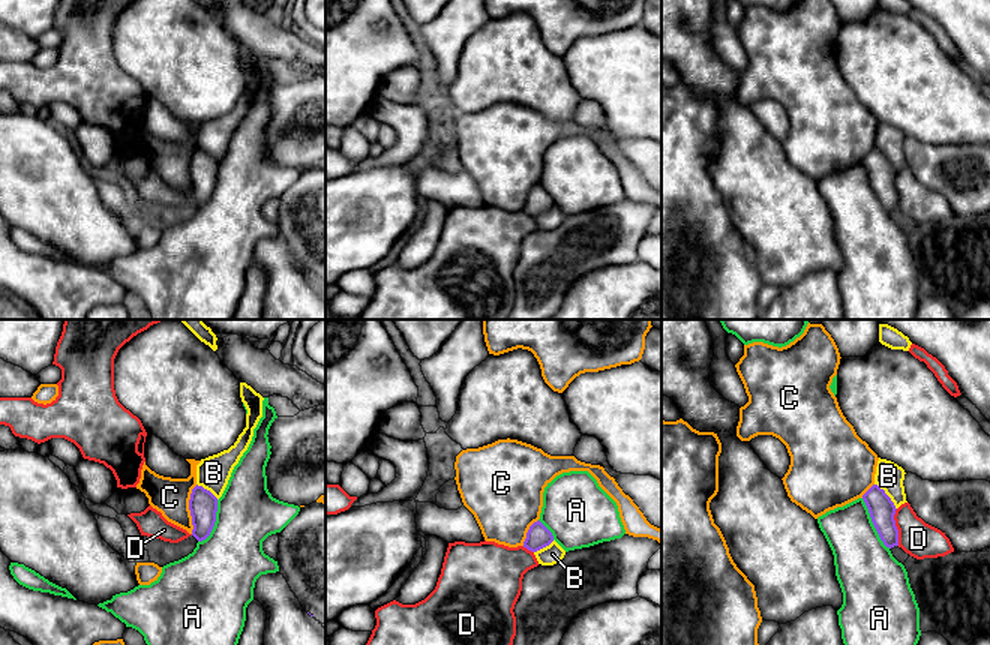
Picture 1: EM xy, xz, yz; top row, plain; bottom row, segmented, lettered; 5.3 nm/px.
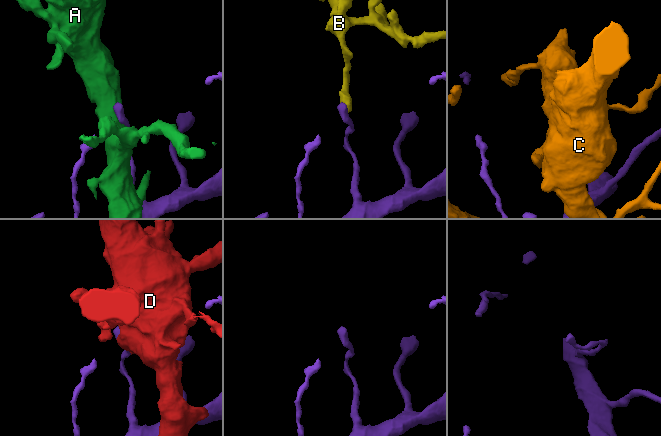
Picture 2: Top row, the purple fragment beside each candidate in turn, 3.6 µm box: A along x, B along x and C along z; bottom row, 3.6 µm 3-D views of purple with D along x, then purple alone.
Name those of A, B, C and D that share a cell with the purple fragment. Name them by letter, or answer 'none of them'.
none of them

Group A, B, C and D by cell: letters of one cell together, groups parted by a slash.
A / B / C / D

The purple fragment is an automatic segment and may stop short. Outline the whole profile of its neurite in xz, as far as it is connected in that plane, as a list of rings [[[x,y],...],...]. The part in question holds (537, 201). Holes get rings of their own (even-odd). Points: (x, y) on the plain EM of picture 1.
[[[537,184],[530,190],[526,202],[524,206],[524,212],[526,212],[531,216],[537,216],[549,210],[552,206],[552,196],[540,184]]]

